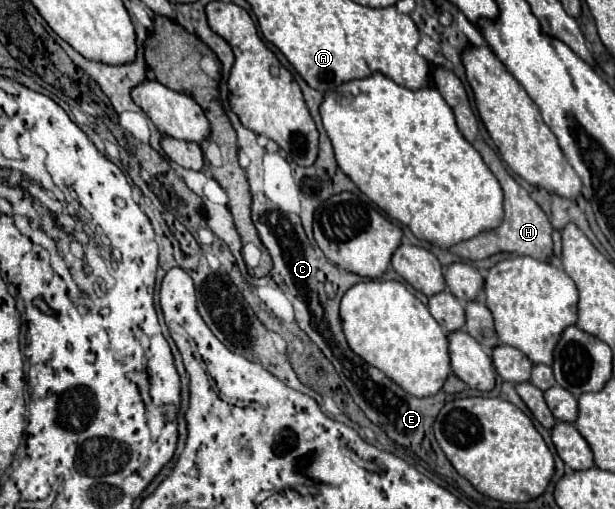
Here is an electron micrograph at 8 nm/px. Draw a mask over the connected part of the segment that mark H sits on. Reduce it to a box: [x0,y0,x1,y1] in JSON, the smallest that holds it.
[450,139,554,261]

